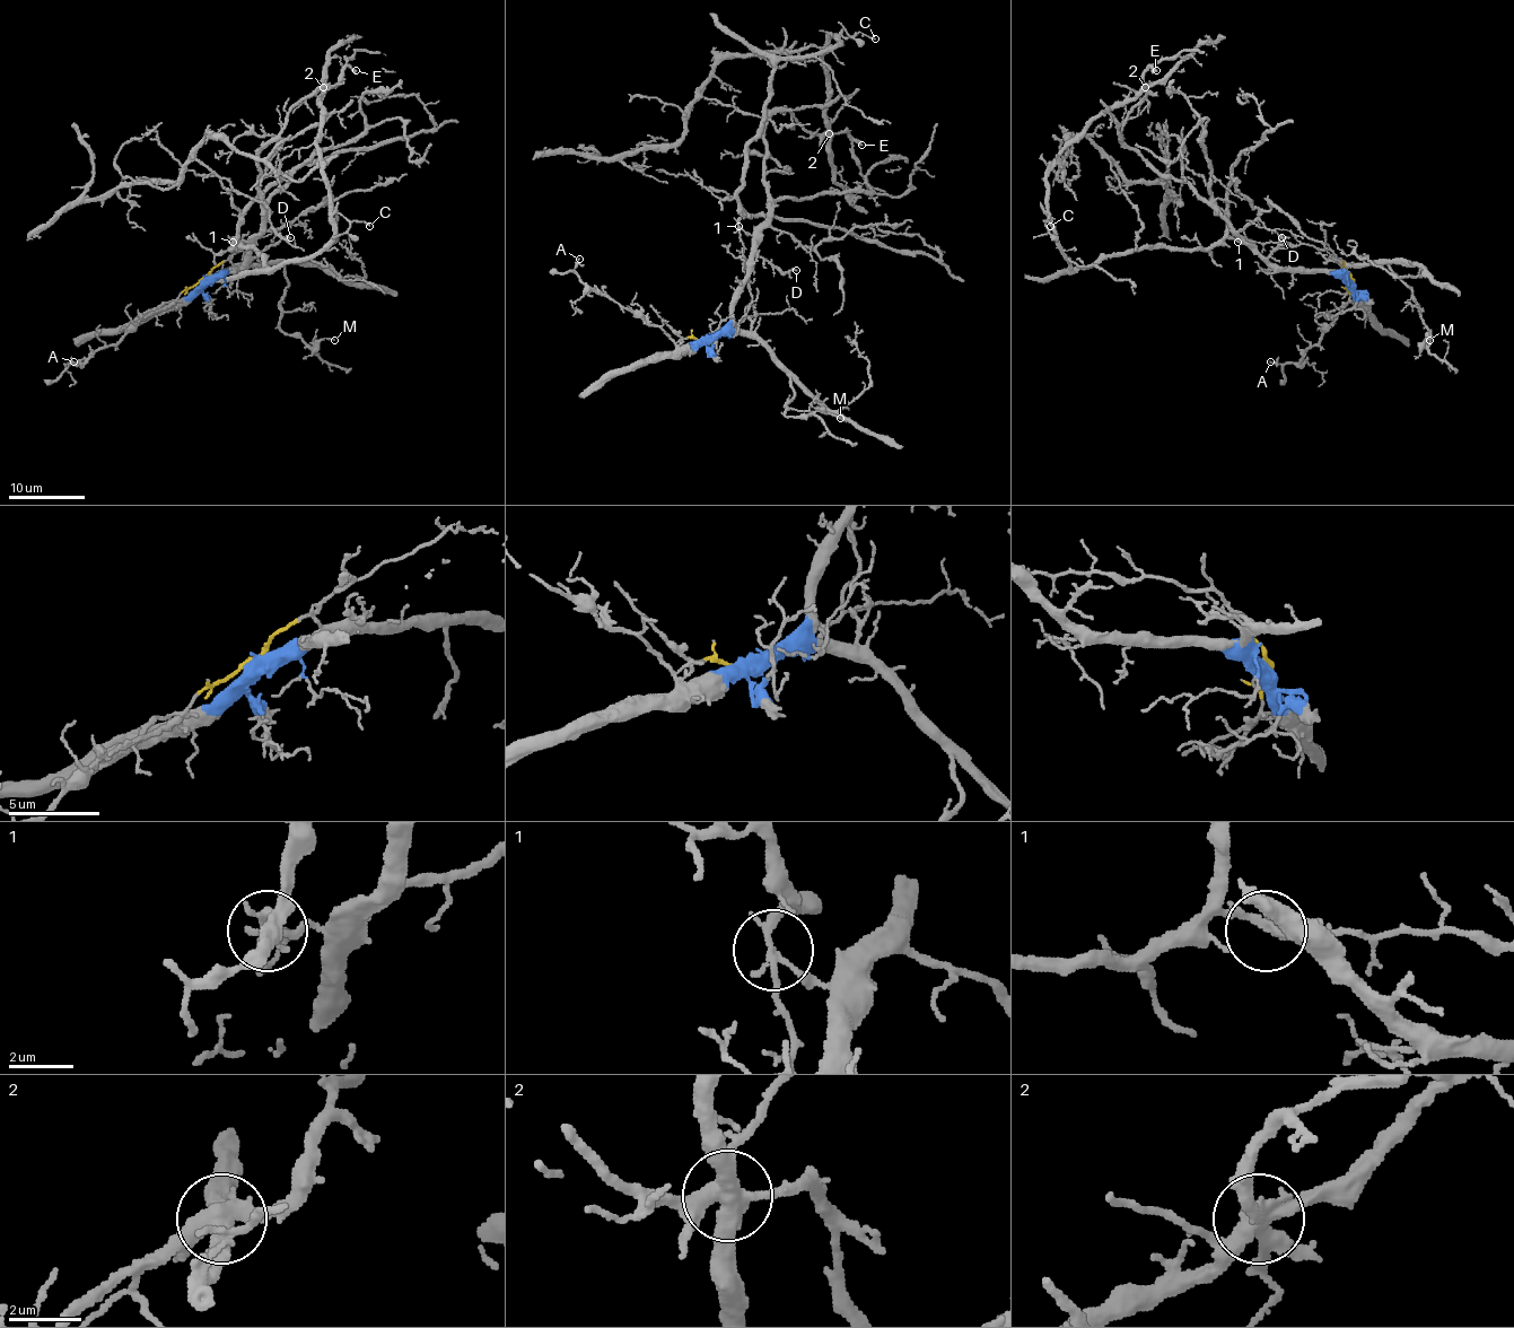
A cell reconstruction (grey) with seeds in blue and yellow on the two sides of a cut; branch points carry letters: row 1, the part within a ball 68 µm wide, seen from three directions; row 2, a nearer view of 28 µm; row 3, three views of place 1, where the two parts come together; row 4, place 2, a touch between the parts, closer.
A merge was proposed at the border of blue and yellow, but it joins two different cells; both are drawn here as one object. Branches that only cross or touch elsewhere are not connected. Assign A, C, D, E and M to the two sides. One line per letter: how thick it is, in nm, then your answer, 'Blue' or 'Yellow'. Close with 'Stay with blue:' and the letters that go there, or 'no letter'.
A: Thickness 130 nm. Blue
C: Thickness 120 nm. Yellow
D: Thickness 190 nm. Blue
E: Thickness 240 nm. Blue
M: Thickness 120 nm. Blue
Stay with blue: A, D, E, M

